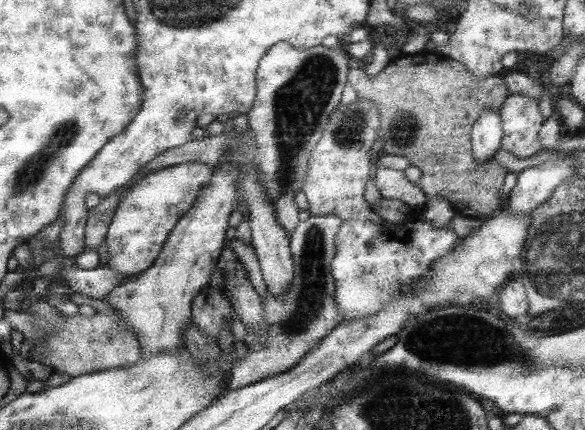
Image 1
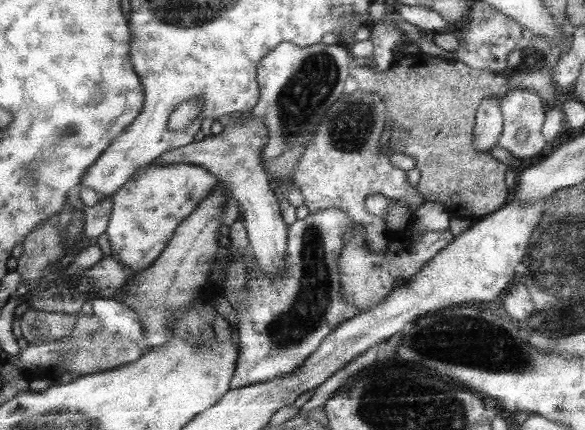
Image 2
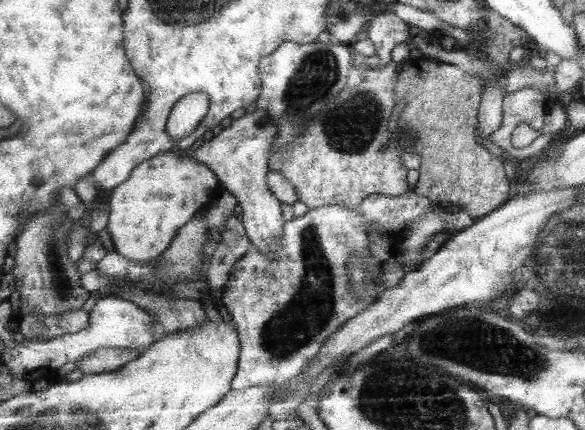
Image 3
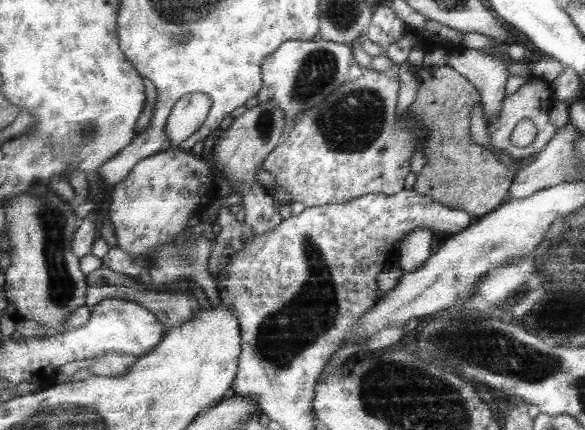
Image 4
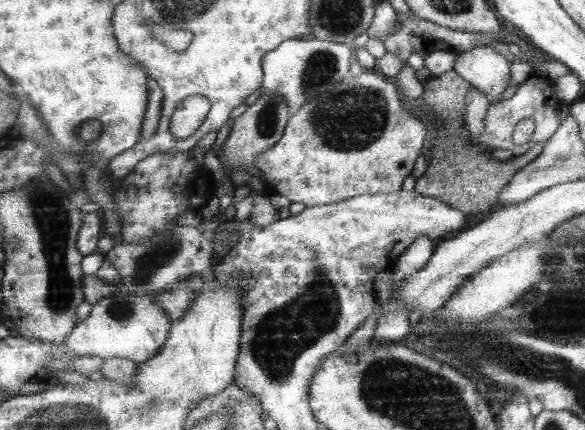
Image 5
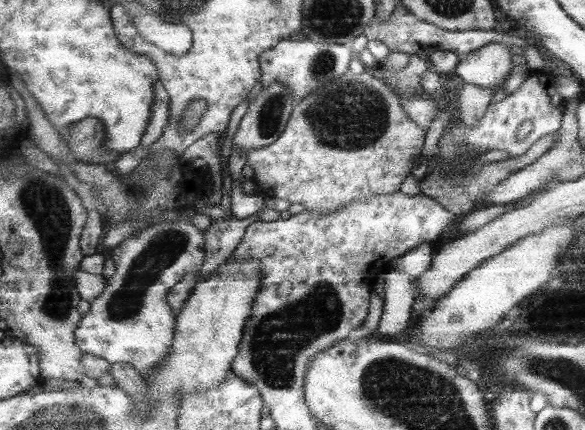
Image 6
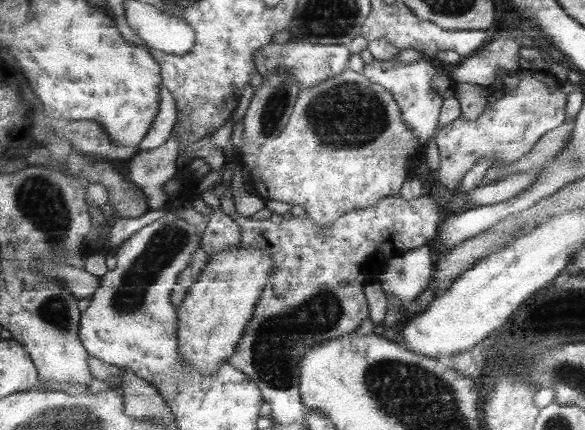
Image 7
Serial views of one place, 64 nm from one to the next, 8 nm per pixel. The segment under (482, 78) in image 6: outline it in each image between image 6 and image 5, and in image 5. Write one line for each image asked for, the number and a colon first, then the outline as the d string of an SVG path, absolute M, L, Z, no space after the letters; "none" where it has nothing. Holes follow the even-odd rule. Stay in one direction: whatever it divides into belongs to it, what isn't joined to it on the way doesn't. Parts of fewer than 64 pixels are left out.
5: M485 46L457 54L455 72L469 80L475 88L483 90L491 104L505 100L513 82L513 62L501 56L495 48Z

